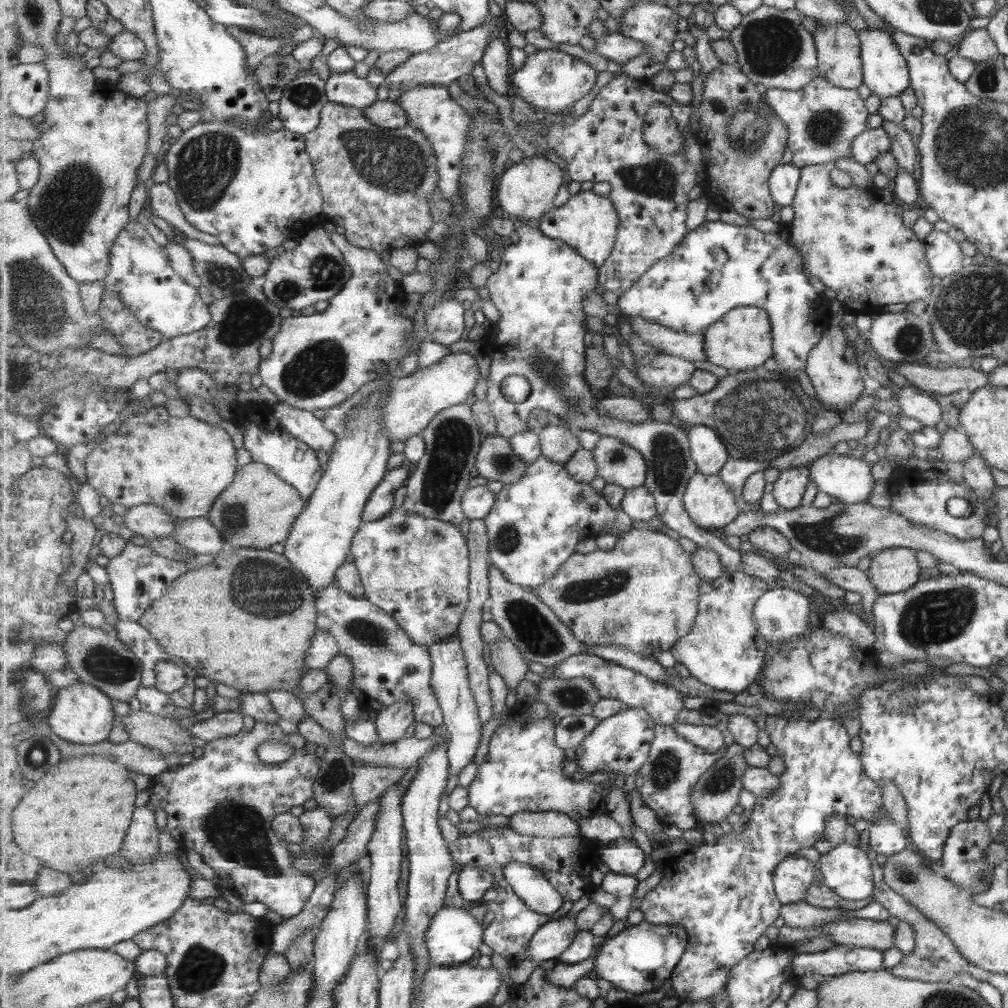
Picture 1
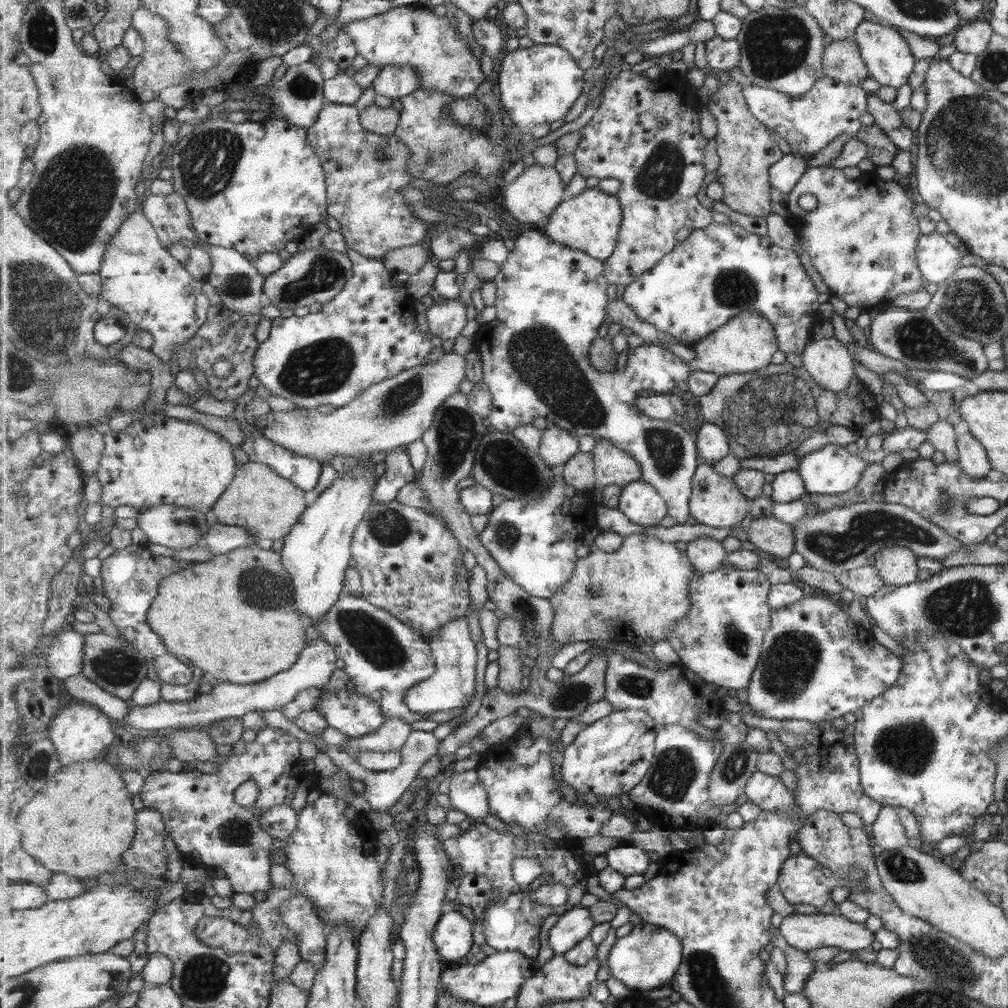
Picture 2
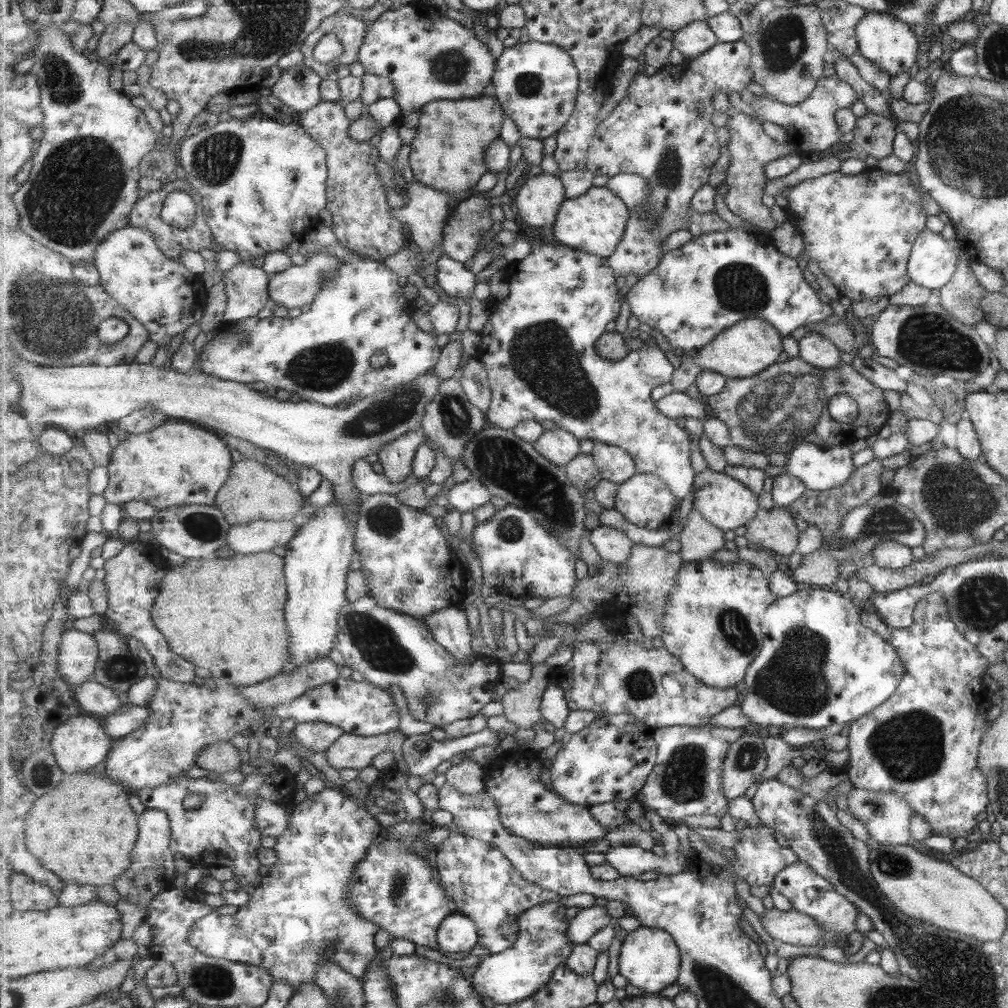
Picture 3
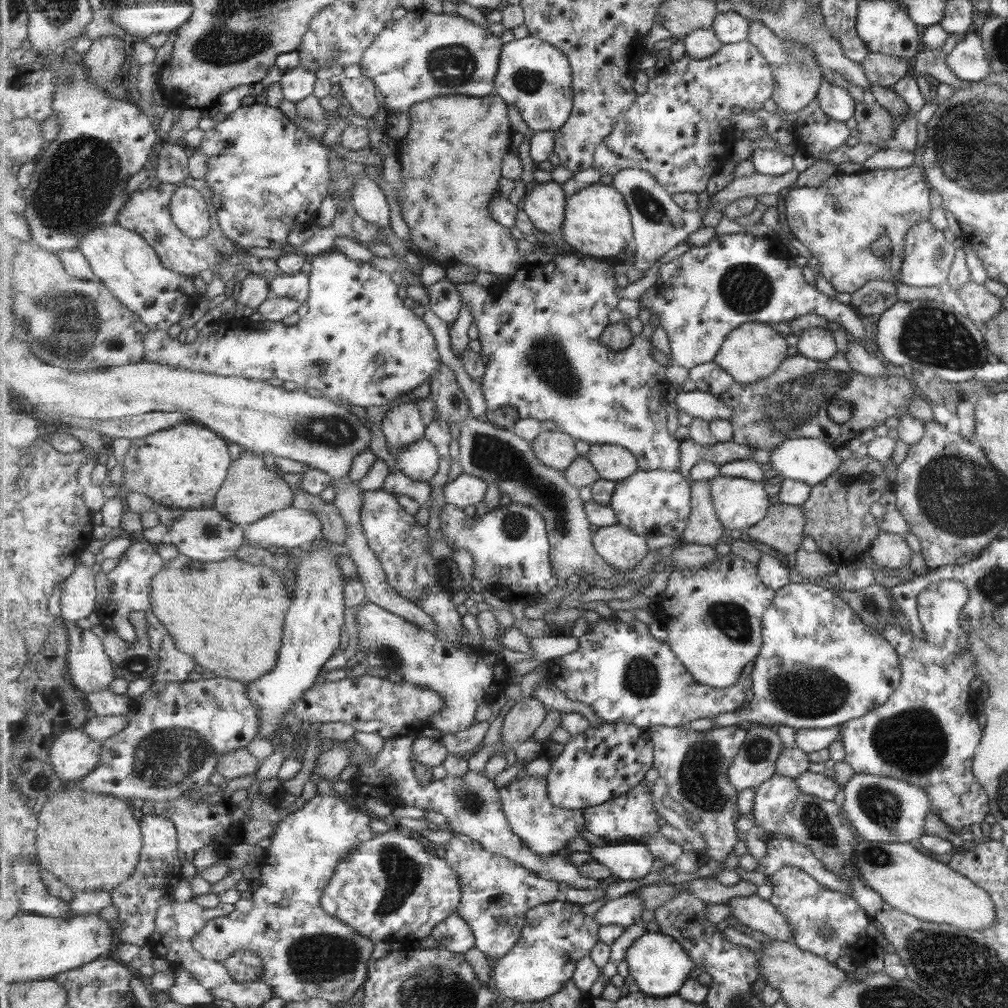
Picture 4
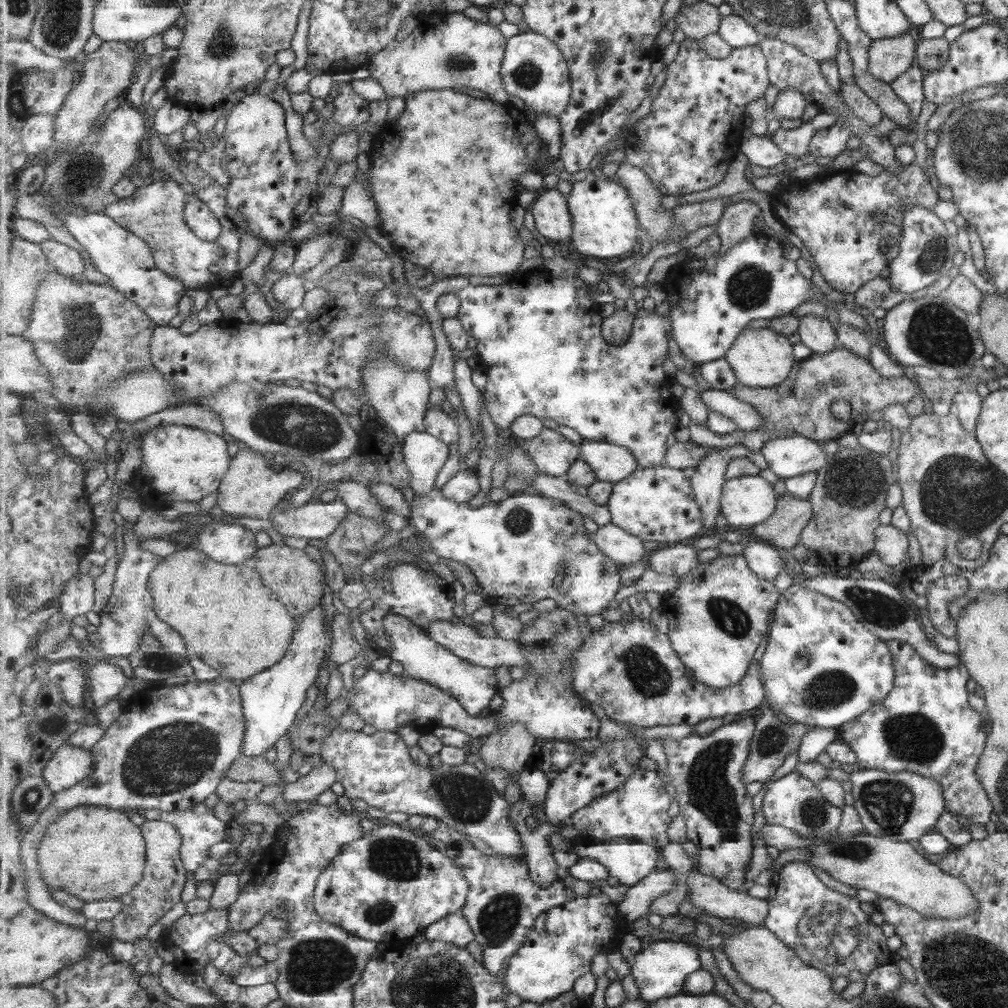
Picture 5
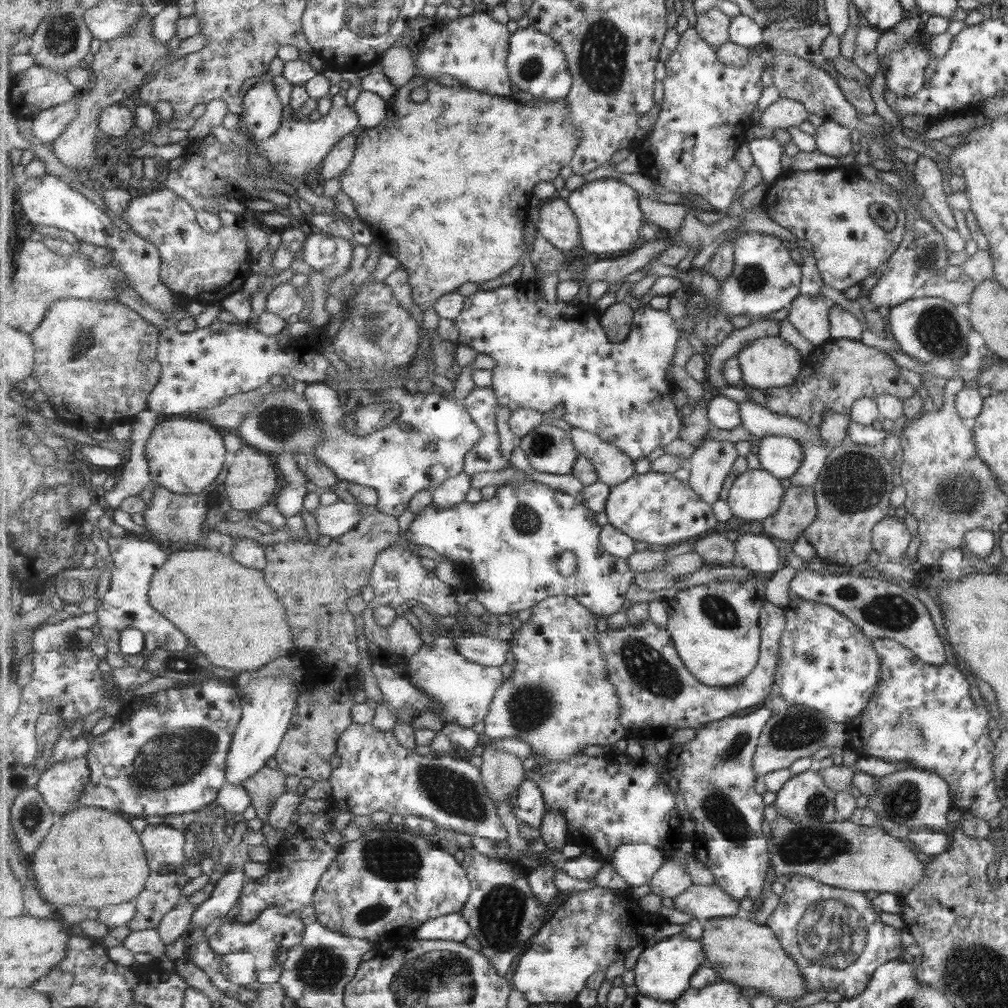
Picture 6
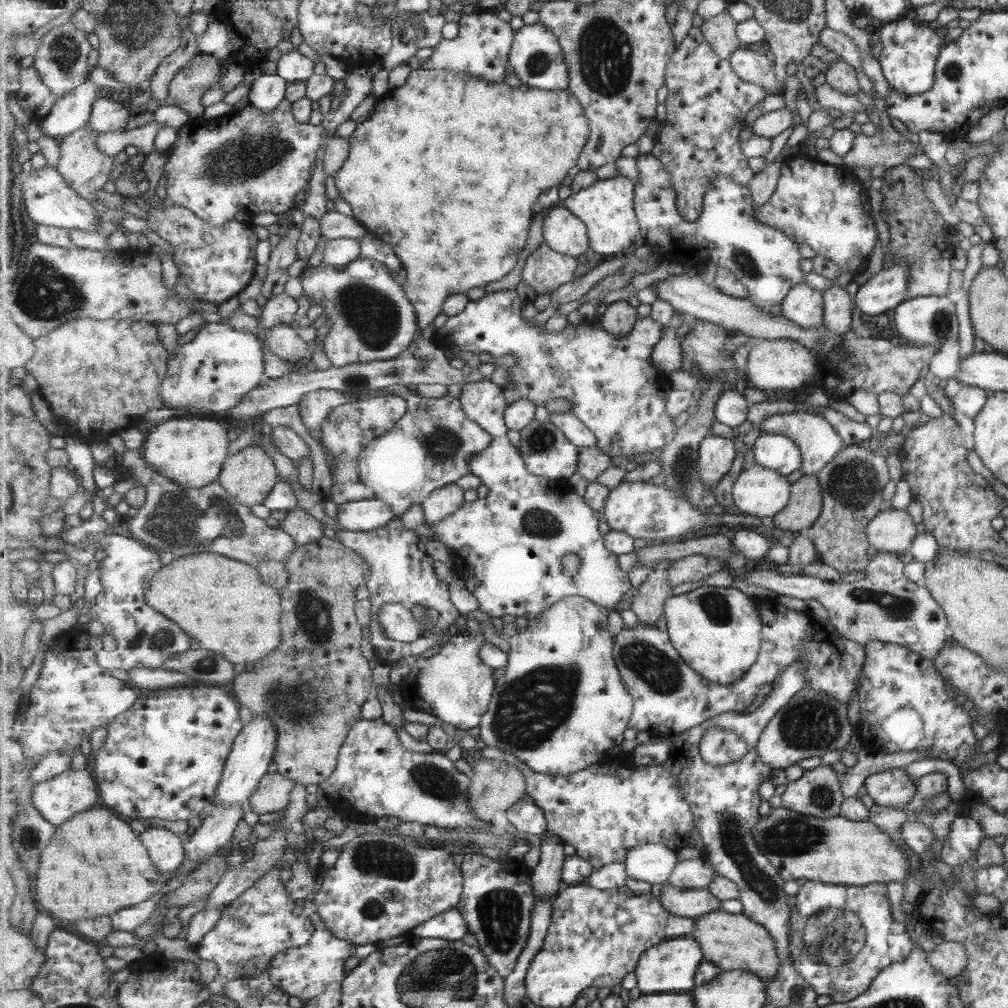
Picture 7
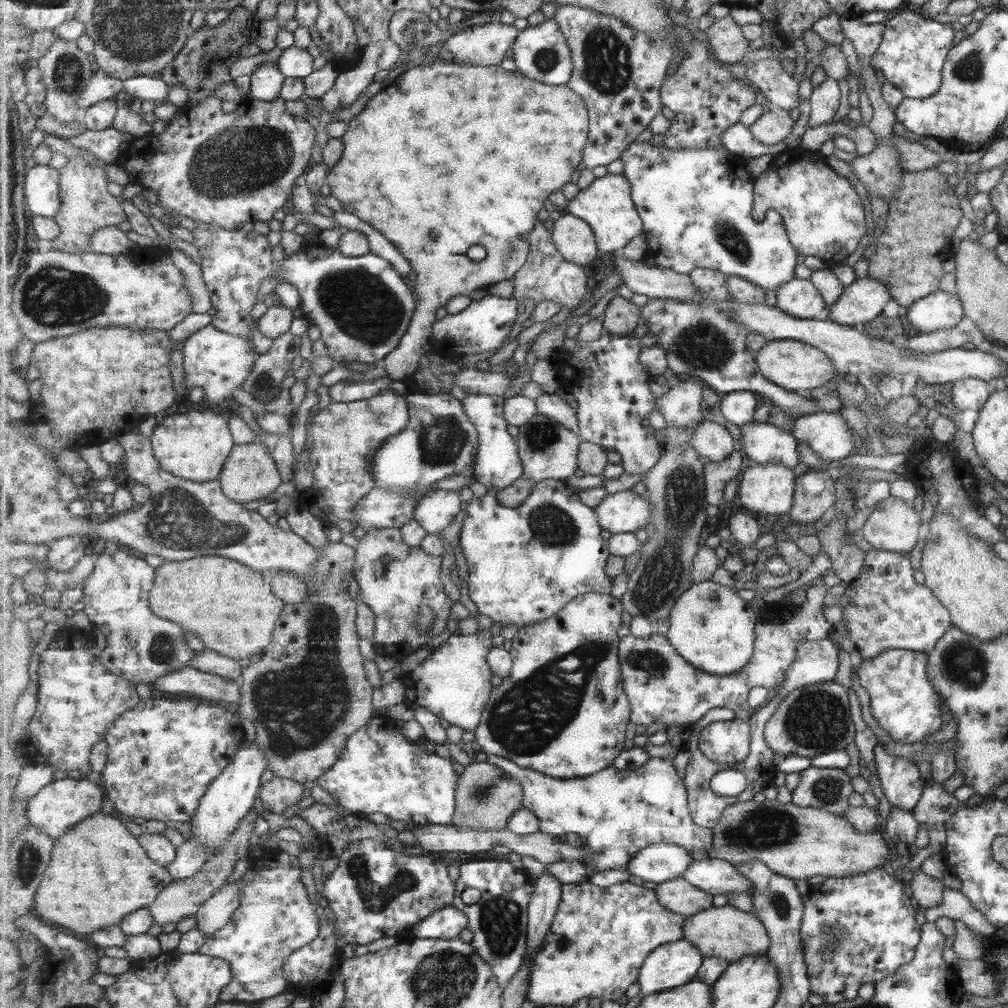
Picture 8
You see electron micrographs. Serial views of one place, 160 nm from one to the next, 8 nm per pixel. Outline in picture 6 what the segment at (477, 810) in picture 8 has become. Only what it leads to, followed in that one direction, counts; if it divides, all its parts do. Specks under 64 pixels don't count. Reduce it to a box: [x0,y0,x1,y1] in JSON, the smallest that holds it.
[480,745,527,803]

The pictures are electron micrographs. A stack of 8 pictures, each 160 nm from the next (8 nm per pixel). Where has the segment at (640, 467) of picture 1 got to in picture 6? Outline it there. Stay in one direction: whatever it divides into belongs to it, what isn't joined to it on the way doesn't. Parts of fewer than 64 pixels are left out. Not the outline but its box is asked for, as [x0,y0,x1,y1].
[569,427,636,487]

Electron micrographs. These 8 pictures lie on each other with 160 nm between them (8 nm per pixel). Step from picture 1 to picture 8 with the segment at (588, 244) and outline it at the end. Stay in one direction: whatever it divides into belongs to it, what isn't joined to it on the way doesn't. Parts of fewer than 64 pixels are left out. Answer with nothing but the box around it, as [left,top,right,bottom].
[566,173,645,253]

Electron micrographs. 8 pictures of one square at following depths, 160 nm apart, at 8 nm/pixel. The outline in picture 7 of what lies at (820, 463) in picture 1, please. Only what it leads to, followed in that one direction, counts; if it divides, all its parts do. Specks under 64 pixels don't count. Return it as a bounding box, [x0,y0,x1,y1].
[753,433,803,476]

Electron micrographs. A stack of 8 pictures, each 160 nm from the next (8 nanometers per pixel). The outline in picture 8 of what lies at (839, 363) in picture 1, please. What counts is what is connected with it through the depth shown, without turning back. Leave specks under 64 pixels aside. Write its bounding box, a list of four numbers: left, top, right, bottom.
[775,278,826,319]

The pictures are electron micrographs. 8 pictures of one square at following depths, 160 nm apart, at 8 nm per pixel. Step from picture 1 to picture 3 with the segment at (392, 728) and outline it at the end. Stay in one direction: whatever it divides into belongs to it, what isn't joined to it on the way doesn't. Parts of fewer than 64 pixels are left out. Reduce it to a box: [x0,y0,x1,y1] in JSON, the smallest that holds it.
[326,729,407,771]

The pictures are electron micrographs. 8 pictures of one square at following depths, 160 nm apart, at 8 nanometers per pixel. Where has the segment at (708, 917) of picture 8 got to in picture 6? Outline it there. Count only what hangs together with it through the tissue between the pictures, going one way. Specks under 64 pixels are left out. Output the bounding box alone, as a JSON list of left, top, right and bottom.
[700,914,809,1001]

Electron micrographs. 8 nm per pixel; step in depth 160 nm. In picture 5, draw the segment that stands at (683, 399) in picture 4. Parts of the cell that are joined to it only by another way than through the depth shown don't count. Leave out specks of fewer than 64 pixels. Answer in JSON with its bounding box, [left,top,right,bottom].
[700,388,764,432]

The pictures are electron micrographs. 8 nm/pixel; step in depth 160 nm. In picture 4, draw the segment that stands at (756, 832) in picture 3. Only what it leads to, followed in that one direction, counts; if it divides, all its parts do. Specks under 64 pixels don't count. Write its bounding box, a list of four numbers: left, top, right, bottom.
[758,837,850,895]

